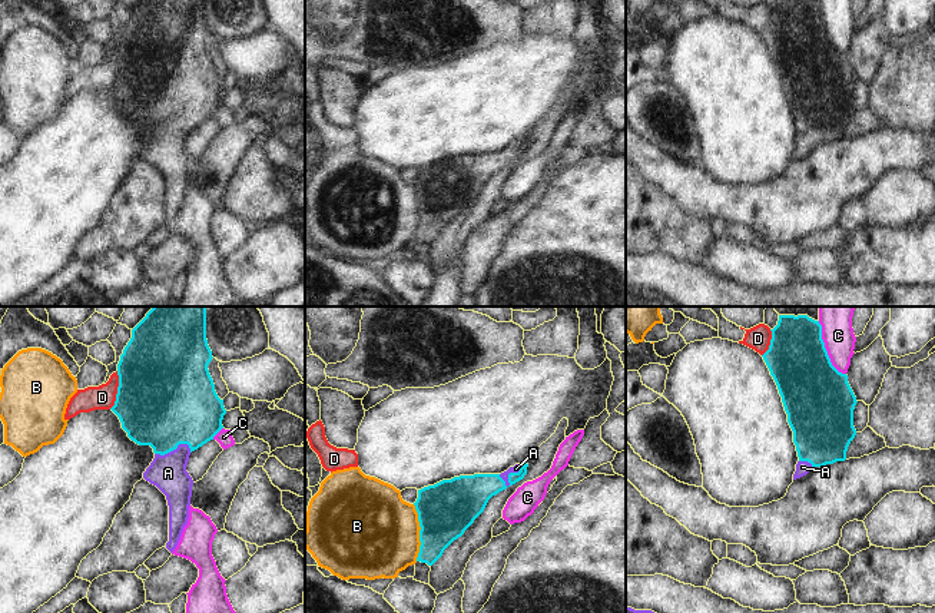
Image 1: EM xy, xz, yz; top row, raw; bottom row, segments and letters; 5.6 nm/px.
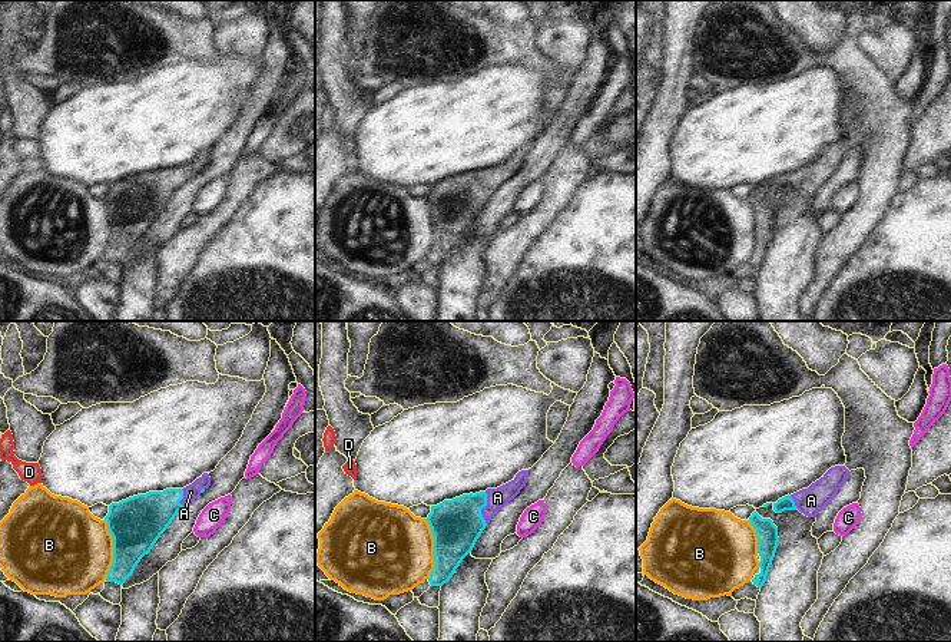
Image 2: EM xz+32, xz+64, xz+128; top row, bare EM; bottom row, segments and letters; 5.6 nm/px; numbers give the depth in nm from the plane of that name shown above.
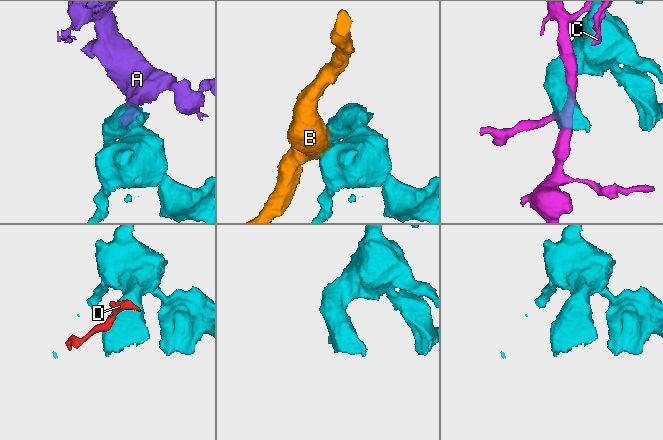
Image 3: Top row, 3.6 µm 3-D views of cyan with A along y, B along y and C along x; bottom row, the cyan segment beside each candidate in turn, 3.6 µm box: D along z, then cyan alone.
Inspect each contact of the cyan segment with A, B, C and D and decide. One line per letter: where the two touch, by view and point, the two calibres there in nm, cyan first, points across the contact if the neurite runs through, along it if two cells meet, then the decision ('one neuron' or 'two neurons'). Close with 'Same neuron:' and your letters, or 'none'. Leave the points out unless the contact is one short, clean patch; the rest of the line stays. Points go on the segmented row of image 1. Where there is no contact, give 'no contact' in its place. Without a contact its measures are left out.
A: meets cyan in xy at (172, 450); 460 nm thick on the cyan side, 200 nm on the other; runs through xy (162, 407), (172, 424), (172, 450), (168, 473); one neuron
B: meets cyan in xz at (420, 533); 320 nm thick on the cyan side, 480 nm on the other; two neurons
C: meets cyan in yz at (825, 350); 360 nm thick on the cyan side, 200 nm on the other; two neurons
D: meets cyan in xy at (118, 390); 500 nm thick on the cyan side, 140 nm on the other; two neurons
Same neuron: A

